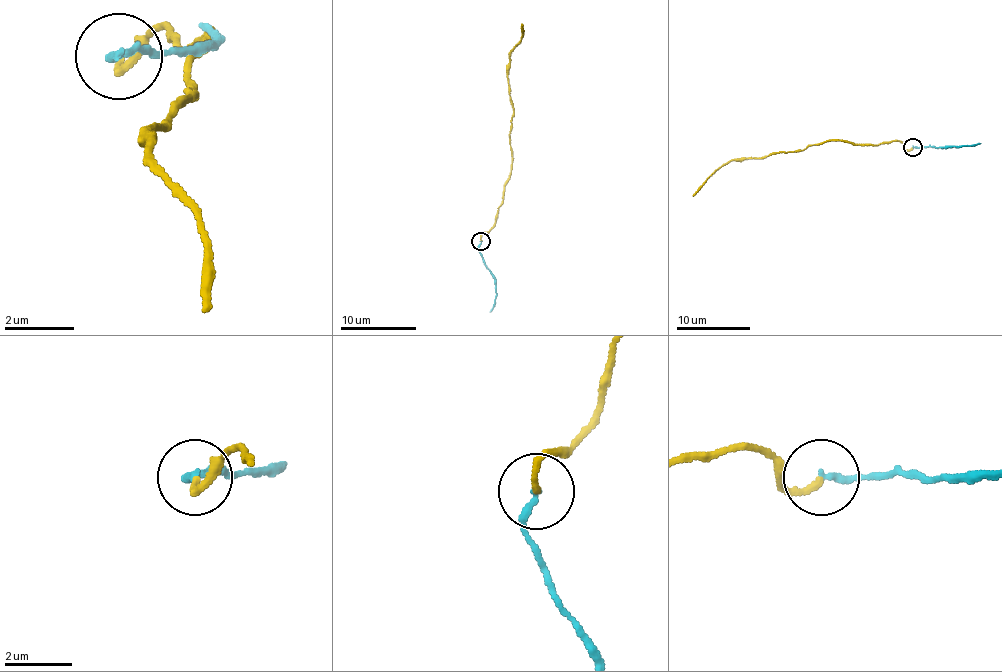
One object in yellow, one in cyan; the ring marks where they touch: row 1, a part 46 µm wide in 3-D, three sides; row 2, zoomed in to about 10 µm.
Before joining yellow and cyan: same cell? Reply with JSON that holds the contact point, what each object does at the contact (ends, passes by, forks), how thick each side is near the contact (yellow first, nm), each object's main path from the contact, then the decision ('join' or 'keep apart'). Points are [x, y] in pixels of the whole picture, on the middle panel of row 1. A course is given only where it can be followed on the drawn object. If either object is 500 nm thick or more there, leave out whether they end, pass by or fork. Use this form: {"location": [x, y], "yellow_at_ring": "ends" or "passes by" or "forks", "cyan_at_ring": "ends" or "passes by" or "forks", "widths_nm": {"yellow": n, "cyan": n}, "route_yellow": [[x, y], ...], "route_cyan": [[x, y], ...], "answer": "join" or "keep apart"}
{"location": [481, 241], "yellow_at_ring": "ends", "cyan_at_ring": "ends", "widths_nm": {"yellow": 190, "cyan": 200}, "route_yellow": [[481, 242], [481, 234], [493, 224], [502, 202], [512, 162], [509, 54], [520, 41], [522, 23]], "route_cyan": [[481, 242], [477, 251], [495, 279], [495, 305], [489, 311]], "answer": "join"}

